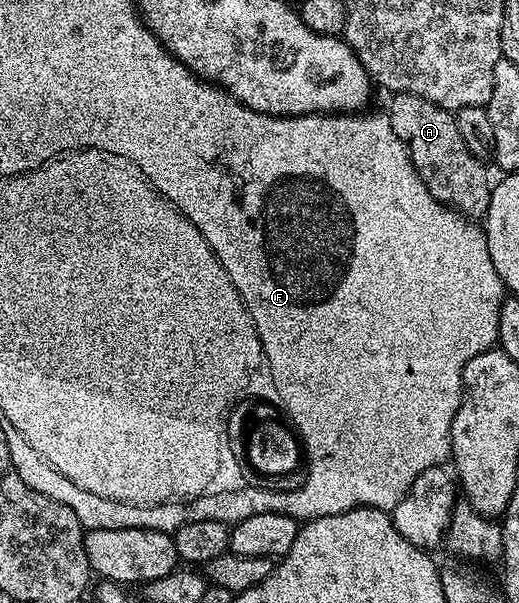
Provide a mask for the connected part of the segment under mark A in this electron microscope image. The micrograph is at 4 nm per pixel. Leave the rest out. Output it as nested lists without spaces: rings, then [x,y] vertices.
[[[393,94],[390,99],[387,113],[391,128],[409,149],[415,172],[427,184],[431,196],[470,220],[484,219],[493,186],[485,171],[486,163],[467,152],[453,114],[431,100],[423,100],[423,96]]]

